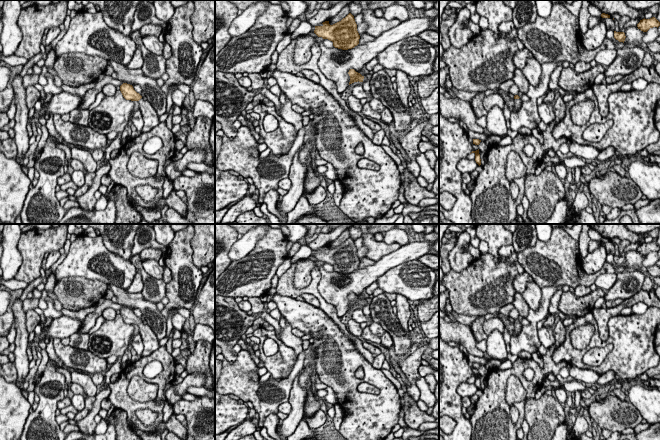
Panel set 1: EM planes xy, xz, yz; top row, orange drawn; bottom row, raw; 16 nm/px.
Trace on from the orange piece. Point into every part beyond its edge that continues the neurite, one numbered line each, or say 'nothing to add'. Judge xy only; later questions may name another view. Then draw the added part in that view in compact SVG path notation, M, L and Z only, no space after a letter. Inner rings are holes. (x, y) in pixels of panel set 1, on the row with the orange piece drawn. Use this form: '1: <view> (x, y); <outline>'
1: xy (151, 119); M141 98L138 102L139 109L144 120L144 125L141 132L149 132L160 123L159 116L148 100Z

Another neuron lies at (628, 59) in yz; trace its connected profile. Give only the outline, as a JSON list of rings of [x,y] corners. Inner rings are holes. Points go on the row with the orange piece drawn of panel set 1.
[[[625,46],[617,50],[617,57],[613,63],[605,70],[605,77],[631,74],[642,66],[645,51],[640,46],[629,48]]]

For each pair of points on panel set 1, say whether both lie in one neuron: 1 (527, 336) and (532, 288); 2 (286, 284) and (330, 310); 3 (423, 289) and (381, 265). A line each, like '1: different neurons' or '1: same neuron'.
1: different neurons
2: same neuron
3: different neurons

